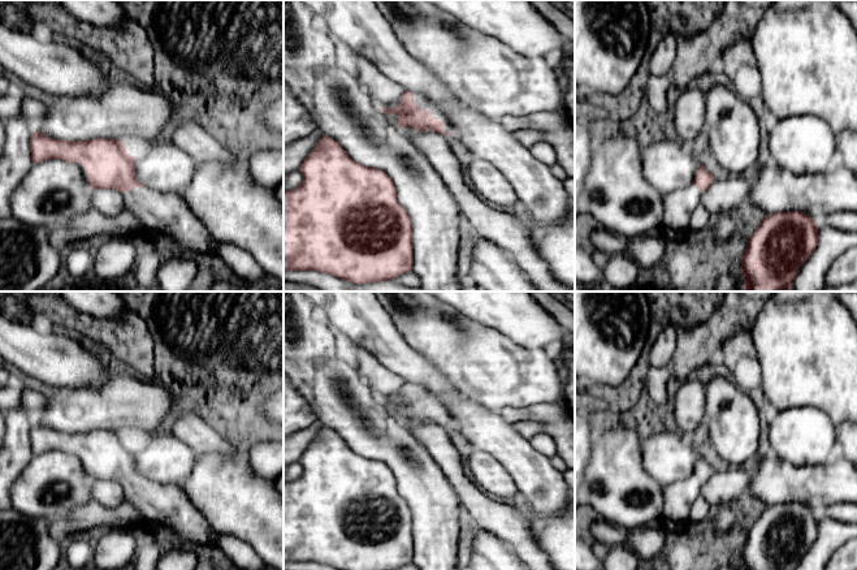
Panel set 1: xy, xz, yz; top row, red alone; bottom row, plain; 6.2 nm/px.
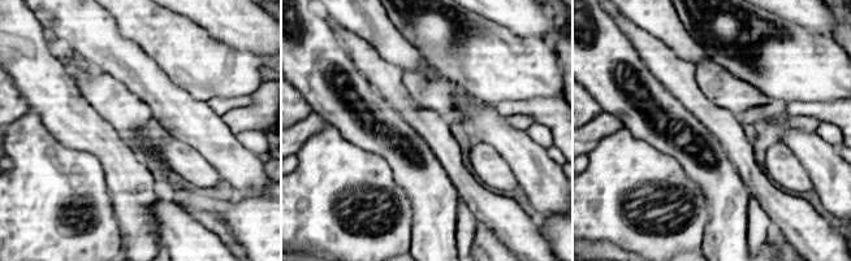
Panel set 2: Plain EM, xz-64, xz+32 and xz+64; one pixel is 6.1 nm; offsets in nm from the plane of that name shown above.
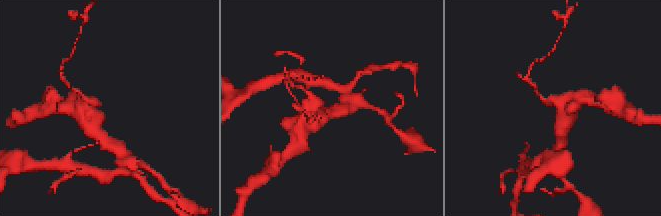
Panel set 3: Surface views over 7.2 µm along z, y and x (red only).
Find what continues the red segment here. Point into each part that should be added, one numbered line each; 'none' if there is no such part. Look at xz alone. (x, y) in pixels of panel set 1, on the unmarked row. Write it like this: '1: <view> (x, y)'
1: xz (421, 393)

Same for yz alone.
1: yz (679, 496)

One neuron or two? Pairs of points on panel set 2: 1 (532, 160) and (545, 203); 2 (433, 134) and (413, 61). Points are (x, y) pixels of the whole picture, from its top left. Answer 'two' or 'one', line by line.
1: one
2: two

